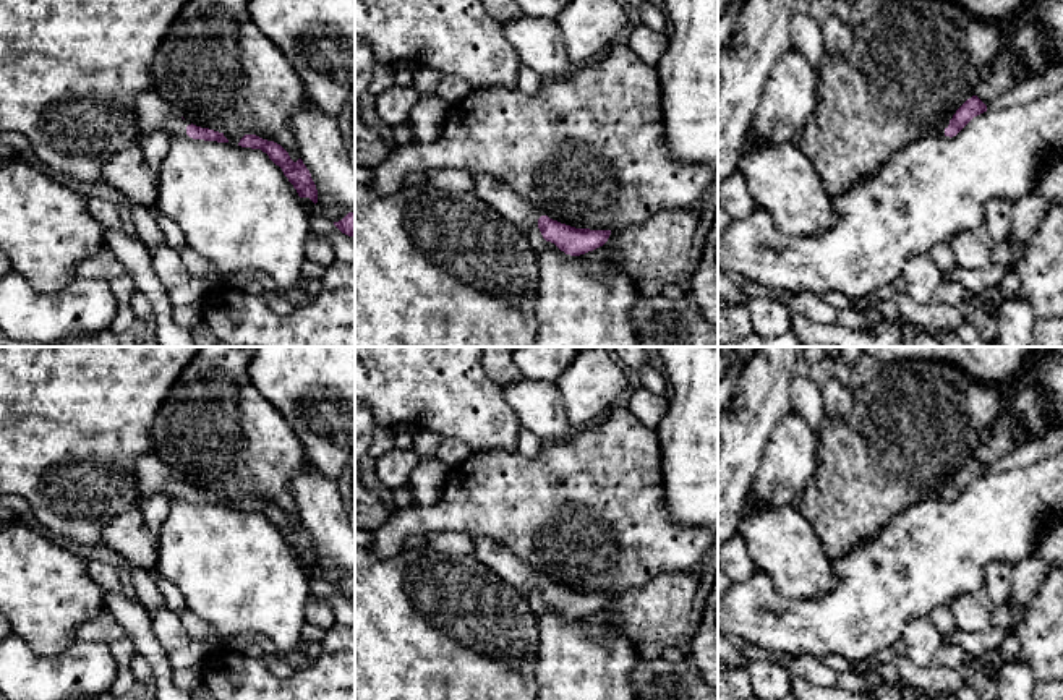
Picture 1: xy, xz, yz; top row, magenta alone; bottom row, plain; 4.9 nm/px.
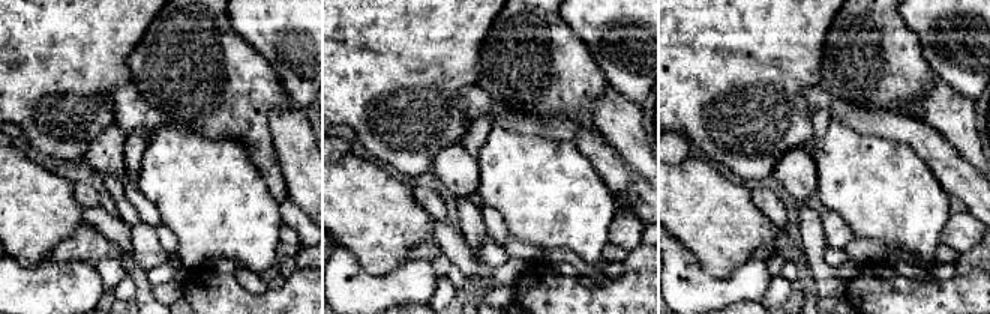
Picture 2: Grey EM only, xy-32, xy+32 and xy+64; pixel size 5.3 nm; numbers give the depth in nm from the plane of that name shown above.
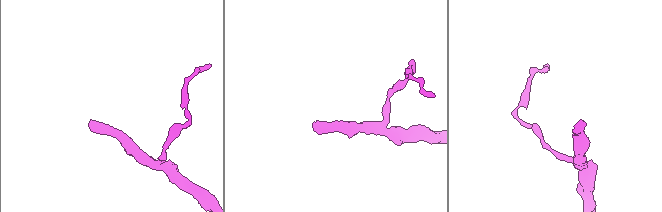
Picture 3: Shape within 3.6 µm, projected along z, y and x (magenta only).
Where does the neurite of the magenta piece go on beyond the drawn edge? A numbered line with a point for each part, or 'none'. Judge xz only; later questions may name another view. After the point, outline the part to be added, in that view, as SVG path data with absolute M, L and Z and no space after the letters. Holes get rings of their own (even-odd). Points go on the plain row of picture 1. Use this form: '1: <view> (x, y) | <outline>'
1: xz (493, 554) | M472 540L473 557L496 572L506 583L527 596L538 590L538 578L530 567L506 546L493 540Z

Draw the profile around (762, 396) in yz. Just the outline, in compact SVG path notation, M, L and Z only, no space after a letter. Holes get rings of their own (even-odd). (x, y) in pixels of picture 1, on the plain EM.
M758 347L744 366L732 397L718 423L718 544L731 540L744 517L745 501L750 497L750 486L763 463L765 447L776 425L792 412L791 382L802 366L804 347Z

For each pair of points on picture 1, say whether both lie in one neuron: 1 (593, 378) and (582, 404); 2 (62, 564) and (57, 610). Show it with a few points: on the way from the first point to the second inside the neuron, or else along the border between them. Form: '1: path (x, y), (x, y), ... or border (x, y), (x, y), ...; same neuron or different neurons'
1: path (590, 384), (585, 397); same neuron
2: path (59, 576), (55, 579), (55, 598); same neuron

